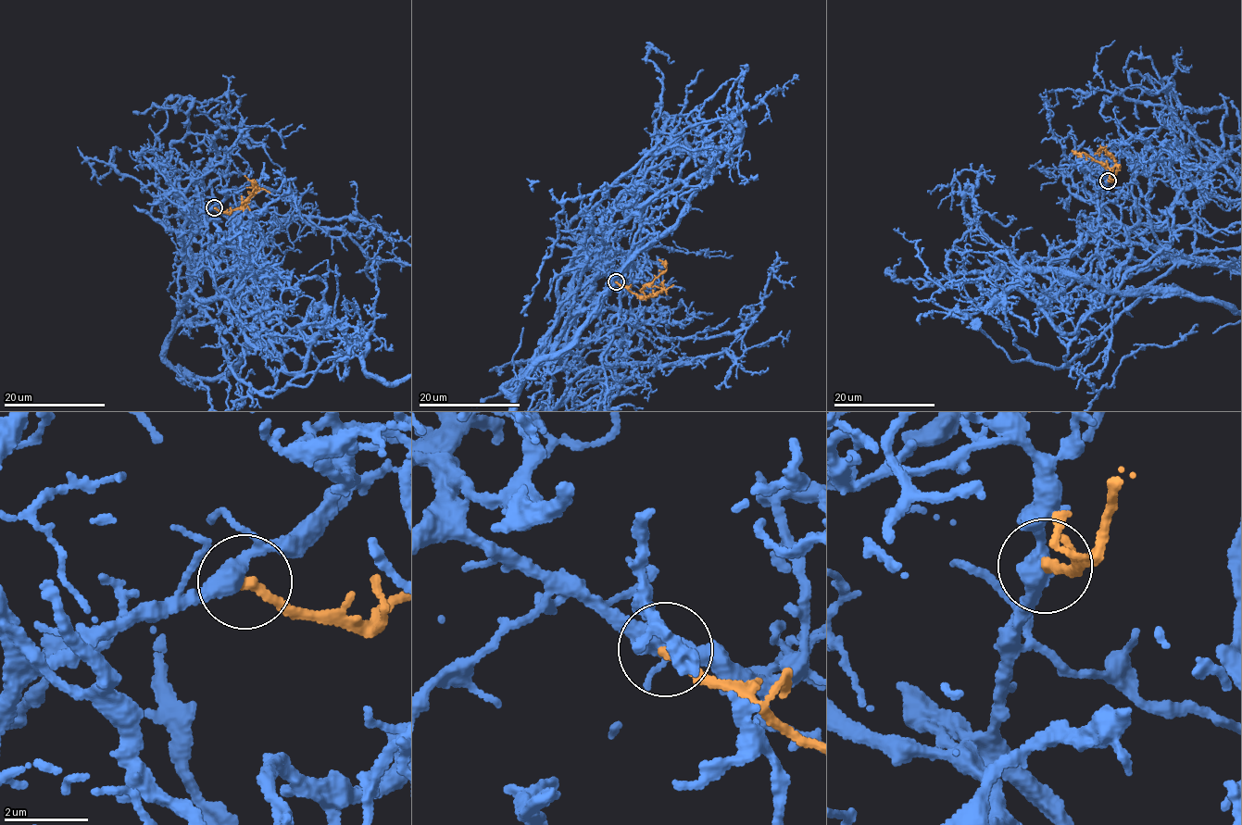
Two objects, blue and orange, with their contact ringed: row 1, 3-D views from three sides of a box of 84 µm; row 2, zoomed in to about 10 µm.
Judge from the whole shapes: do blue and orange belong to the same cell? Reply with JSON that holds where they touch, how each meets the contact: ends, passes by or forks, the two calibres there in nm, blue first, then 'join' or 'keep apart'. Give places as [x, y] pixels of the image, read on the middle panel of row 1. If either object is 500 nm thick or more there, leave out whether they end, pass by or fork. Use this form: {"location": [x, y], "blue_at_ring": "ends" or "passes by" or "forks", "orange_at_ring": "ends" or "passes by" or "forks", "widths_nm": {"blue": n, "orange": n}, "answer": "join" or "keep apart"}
{"location": [616, 281], "blue_at_ring": "forks", "orange_at_ring": "ends", "widths_nm": {"blue": 340, "orange": 200}, "answer": "join"}

